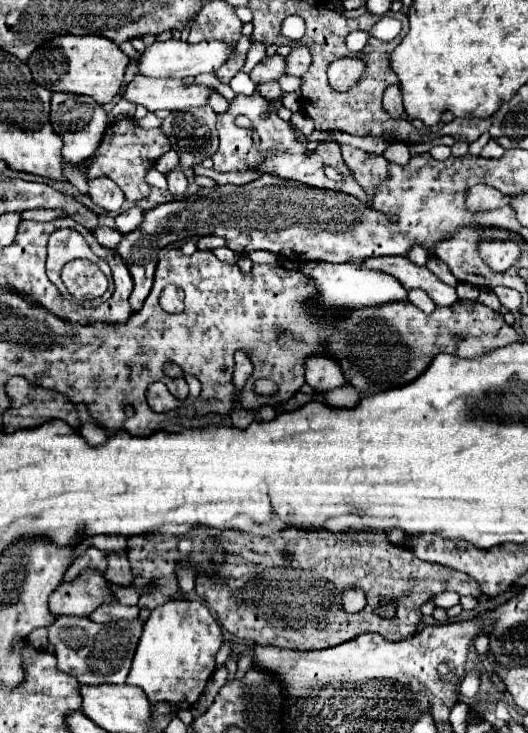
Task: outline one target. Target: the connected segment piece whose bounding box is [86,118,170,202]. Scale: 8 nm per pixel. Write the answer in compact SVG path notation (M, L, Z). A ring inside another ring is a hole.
M124 118L124 120L114 122L114 134L106 134L104 136L104 140L100 144L100 150L98 150L94 162L90 164L86 176L88 178L108 176L122 188L122 192L124 192L128 202L138 202L140 198L148 196L148 192L150 192L150 186L144 180L146 172L154 166L154 162L166 150L170 150L170 142L168 142L166 134L162 134L160 128L142 130L142 128L138 128L134 124L132 118Z

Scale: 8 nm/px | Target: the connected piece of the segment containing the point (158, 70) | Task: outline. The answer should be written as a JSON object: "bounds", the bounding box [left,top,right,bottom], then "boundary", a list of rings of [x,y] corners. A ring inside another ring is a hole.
{"bounds":[140,38,232,78],"boundary":[[[176,38],[166,42],[154,42],[144,50],[144,56],[140,58],[140,74],[152,78],[188,78],[202,72],[216,72],[230,54],[232,46],[226,46],[224,42],[218,40],[206,40],[200,44],[188,44]]]}

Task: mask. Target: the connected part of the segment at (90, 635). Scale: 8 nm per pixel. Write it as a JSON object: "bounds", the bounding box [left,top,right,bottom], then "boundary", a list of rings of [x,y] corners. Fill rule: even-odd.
{"bounds":[46,616,142,686],"boundary":[[[56,616],[50,626],[46,626],[50,644],[56,648],[58,670],[74,676],[82,686],[98,684],[124,684],[130,672],[130,662],[142,632],[140,620],[118,620],[110,624],[96,624],[90,618],[76,616]]]}

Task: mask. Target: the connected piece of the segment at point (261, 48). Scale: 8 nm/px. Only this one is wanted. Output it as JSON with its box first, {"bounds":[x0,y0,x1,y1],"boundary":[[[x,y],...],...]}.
{"bounds":[242,42,266,74],"boundary":[[[252,42],[242,70],[249,74],[264,57],[266,57],[266,46],[260,42]]]}

